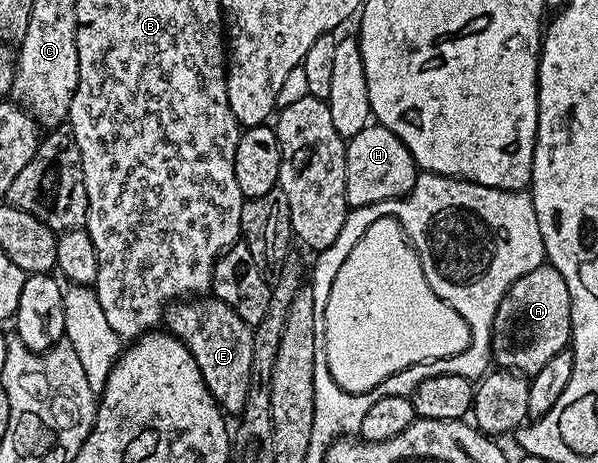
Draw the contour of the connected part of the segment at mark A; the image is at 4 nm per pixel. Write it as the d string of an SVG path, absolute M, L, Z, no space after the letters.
M543 266L524 274L504 294L494 319L494 340L490 343L492 360L499 369L517 372L527 378L536 375L556 354L567 351L570 343L570 295L564 278L552 267Z

